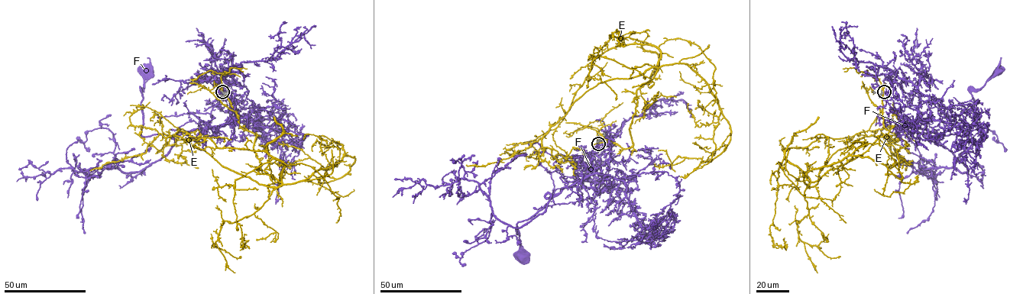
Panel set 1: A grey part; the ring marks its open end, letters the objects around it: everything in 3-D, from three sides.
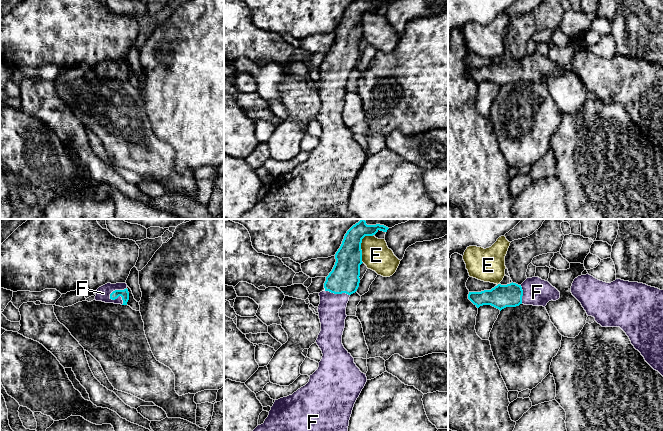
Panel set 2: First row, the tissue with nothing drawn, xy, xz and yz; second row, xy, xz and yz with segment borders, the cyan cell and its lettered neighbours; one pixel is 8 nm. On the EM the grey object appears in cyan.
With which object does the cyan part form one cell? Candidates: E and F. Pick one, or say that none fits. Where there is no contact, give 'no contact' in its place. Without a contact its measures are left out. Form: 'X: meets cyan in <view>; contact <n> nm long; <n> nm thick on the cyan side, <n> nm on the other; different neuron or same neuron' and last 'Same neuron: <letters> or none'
E: meets cyan in xz; contact 240 nm long; 220 nm thick on the cyan side, 240 nm on the other; different neuron
F: meets cyan in xy; contact 170 nm long; 70 nm thick on the cyan side, 110 nm on the other; same neuron
Same neuron: F

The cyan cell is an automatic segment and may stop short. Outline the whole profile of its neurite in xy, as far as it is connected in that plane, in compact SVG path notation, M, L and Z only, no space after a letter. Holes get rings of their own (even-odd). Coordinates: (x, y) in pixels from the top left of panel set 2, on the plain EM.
M107 59L99 63L96 67L96 77L102 77L105 79L114 79L127 81L129 76L129 68L126 59Z

